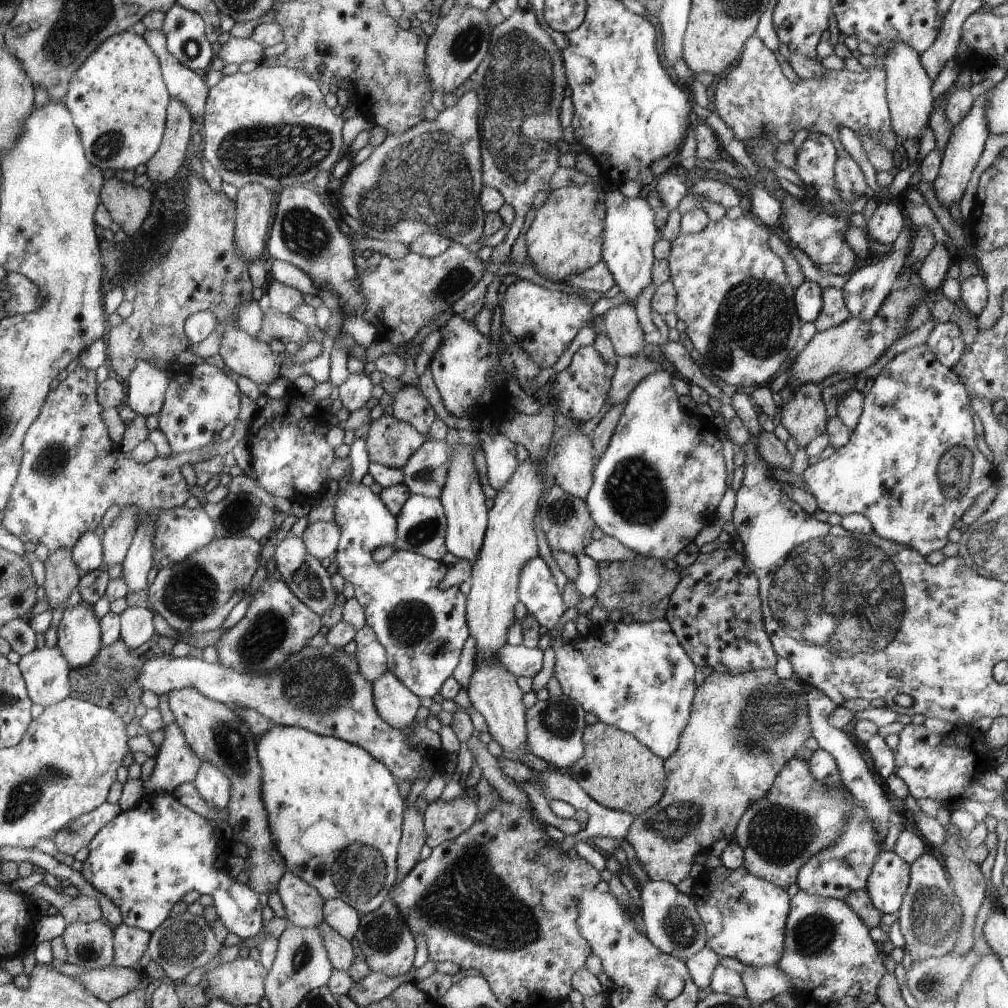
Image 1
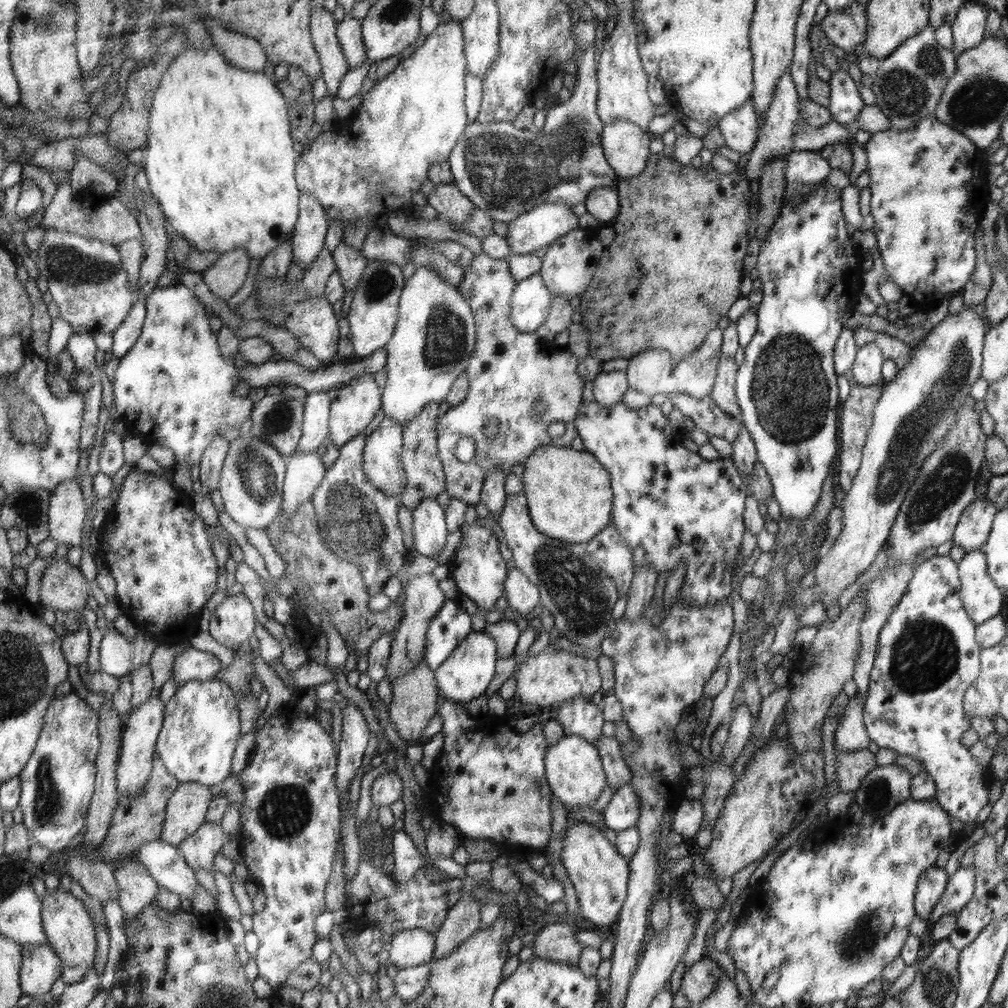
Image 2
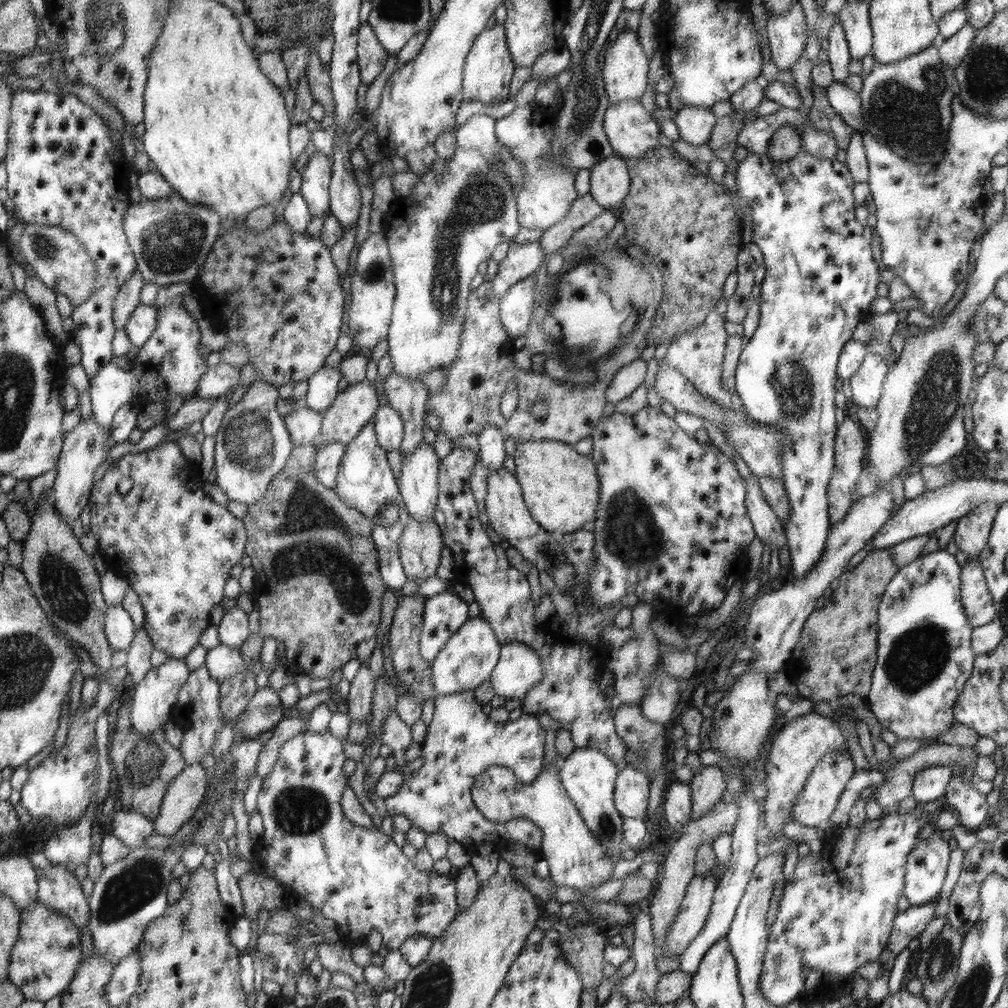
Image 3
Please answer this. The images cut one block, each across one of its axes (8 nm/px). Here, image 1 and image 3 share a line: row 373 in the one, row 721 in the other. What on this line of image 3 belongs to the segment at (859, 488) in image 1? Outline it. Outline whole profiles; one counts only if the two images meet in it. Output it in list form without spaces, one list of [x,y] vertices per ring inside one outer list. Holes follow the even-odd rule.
[[[937,550],[924,556],[920,554],[916,560],[899,569],[896,575],[892,577],[892,580],[886,585],[883,598],[880,600],[877,611],[877,626],[877,660],[871,676],[870,692],[866,696],[868,707],[874,713],[874,717],[882,723],[884,729],[891,730],[899,739],[929,740],[948,731],[956,723],[952,707],[954,707],[958,695],[964,689],[964,683],[970,678],[975,661],[975,652],[972,646],[970,646],[971,634],[974,628],[968,622],[968,617],[961,602],[961,566],[958,563],[958,559],[953,554],[950,554],[948,550]]]

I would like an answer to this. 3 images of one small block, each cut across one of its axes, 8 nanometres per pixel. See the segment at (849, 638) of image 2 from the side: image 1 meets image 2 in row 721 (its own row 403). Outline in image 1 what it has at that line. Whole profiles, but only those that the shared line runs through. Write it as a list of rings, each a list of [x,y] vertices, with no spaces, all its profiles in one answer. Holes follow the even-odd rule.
[[[802,384],[792,399],[780,406],[782,426],[802,448],[825,432],[829,416],[821,397],[822,389],[819,384]]]

